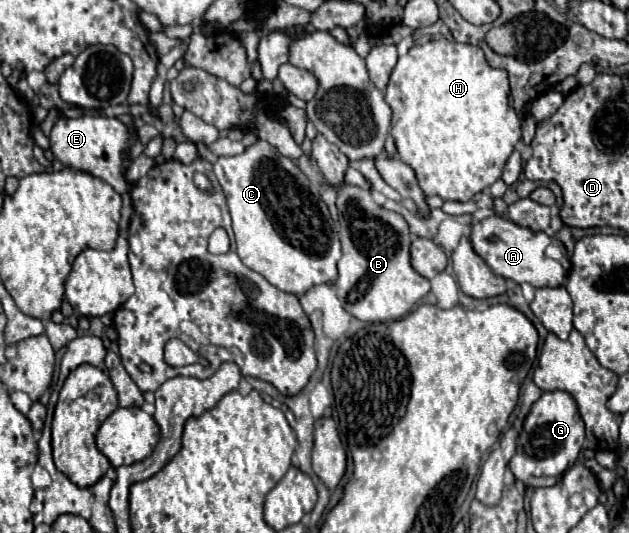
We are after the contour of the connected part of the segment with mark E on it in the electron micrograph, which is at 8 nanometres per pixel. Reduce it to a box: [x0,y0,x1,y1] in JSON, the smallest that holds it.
[50,115,134,193]

